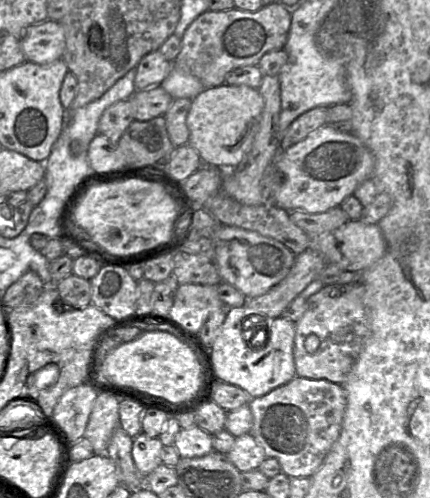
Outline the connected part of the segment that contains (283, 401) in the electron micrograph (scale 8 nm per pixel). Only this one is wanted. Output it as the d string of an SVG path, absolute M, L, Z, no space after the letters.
M296 376L288 383L269 393L252 398L249 408L253 416L250 434L263 449L266 457L275 458L288 477L312 477L322 466L328 452L338 440L346 409L346 393L339 384L324 379L308 379Z

